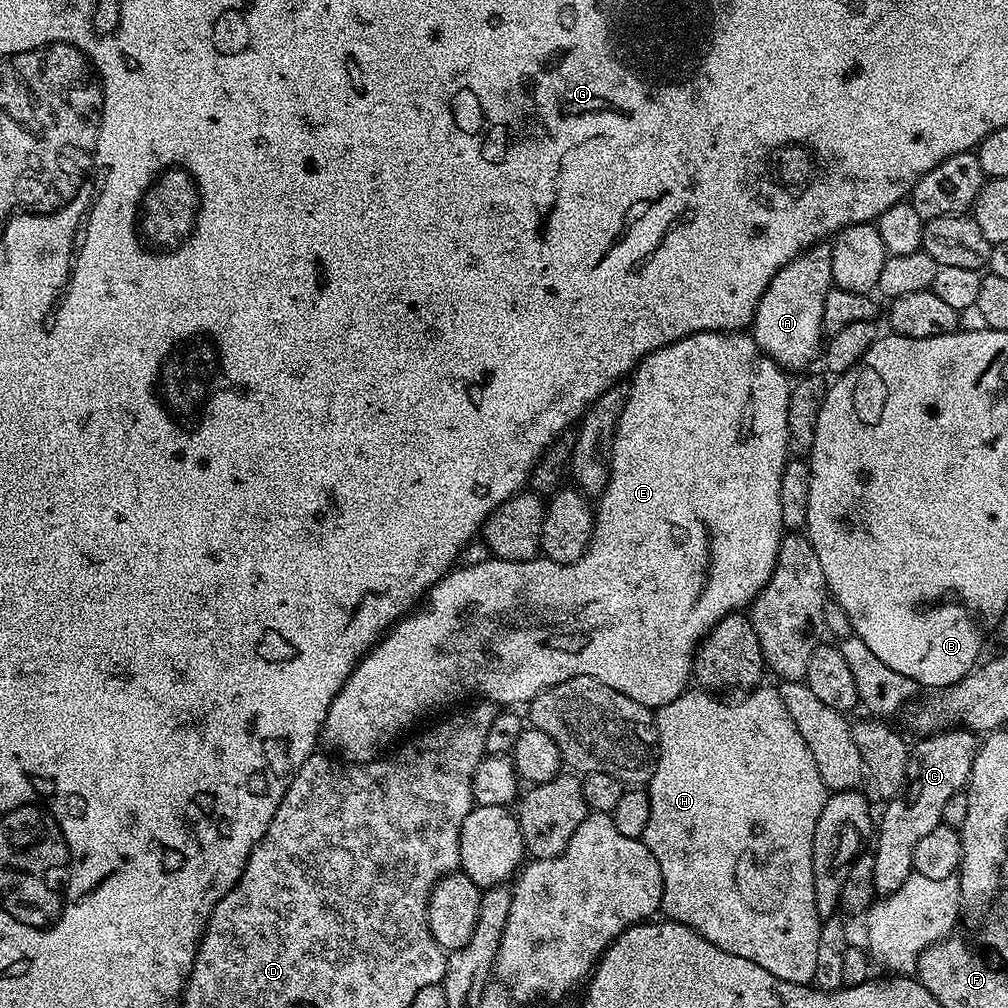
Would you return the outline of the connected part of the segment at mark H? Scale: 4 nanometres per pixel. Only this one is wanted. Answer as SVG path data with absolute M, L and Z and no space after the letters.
M764 687L749 691L745 695L748 697L741 704L719 704L712 697L715 695L707 691L686 690L678 698L674 698L674 702L658 709L654 716L658 755L654 774L646 785L650 816L642 839L662 870L660 907L667 919L690 926L695 932L702 934L706 942L714 942L718 950L726 950L726 954L738 954L738 958L750 958L750 962L758 962L758 966L762 966L762 970L770 970L774 978L782 978L795 984L812 984L821 921L815 910L811 848L814 846L815 823L818 822L826 799L826 789L822 782L822 774L818 774L818 766L814 766L814 754L810 754L810 746L802 740L802 734L798 732L798 726L790 716L790 710L786 710L786 702L782 702L775 687Z

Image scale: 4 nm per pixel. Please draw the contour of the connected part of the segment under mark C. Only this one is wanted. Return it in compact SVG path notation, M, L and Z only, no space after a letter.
M963 726L945 728L939 732L933 732L920 738L917 744L913 743L908 758L908 781L904 783L901 792L891 797L881 818L878 832L878 846L873 849L874 860L874 884L879 895L892 895L906 882L906 878L913 875L914 846L930 834L942 823L942 809L946 807L946 801L953 794L958 794L968 783L968 775L972 769L972 763L976 757L978 736L975 732L968 731Z

